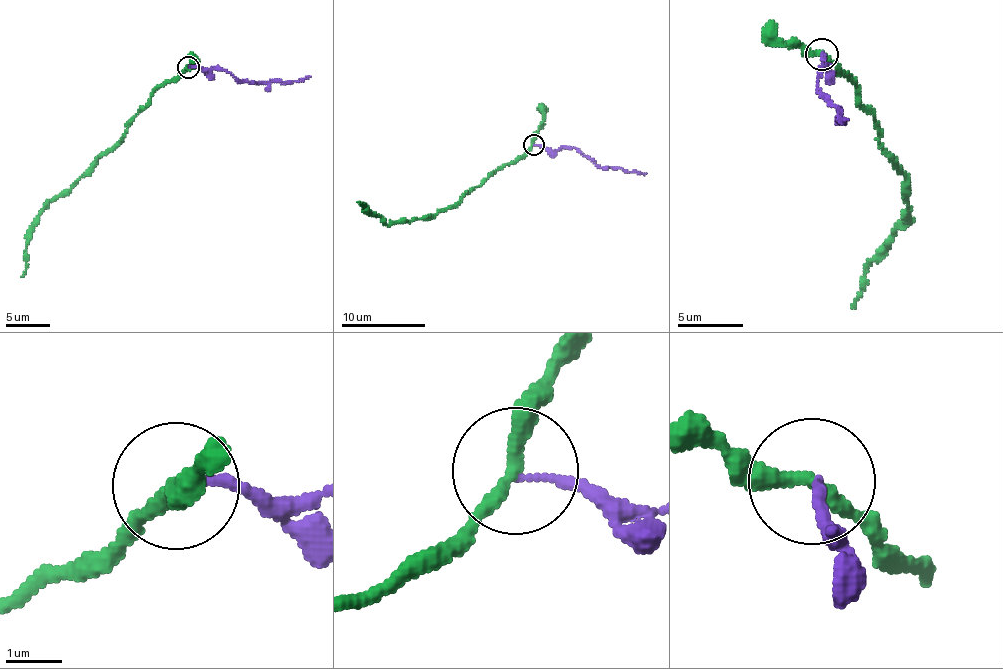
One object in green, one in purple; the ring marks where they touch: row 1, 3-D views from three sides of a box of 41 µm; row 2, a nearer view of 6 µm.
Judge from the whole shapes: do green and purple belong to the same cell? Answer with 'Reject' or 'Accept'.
Reject

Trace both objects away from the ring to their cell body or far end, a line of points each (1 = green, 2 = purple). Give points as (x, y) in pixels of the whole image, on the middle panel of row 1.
1: (534, 145), (492, 173), (481, 186), (437, 214), (387, 224), (357, 202)
2: (534, 145), (552, 150), (569, 146), (589, 156), (602, 167), (646, 173)

